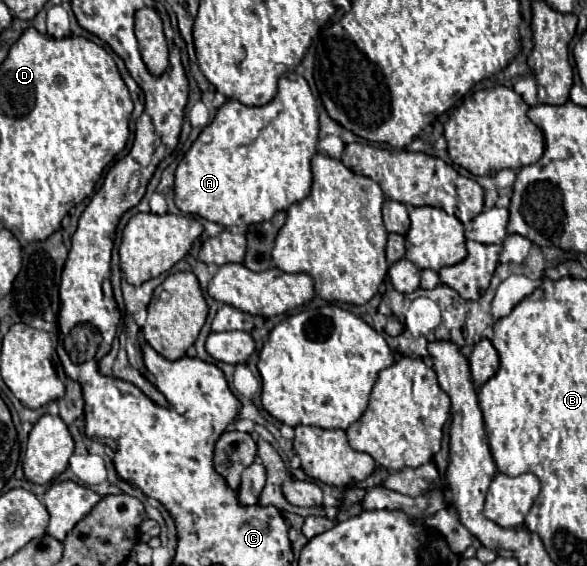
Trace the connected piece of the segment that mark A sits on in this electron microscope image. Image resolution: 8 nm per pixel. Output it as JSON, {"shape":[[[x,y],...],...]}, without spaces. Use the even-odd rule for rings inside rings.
{"shape":[[[289,71],[279,79],[279,91],[271,103],[263,107],[247,107],[229,99],[219,107],[215,119],[201,131],[197,141],[185,153],[175,171],[175,205],[185,215],[199,215],[221,227],[257,225],[271,221],[279,211],[287,211],[291,203],[305,199],[311,191],[311,157],[317,153],[319,121],[315,123],[315,99],[307,81]]]}

